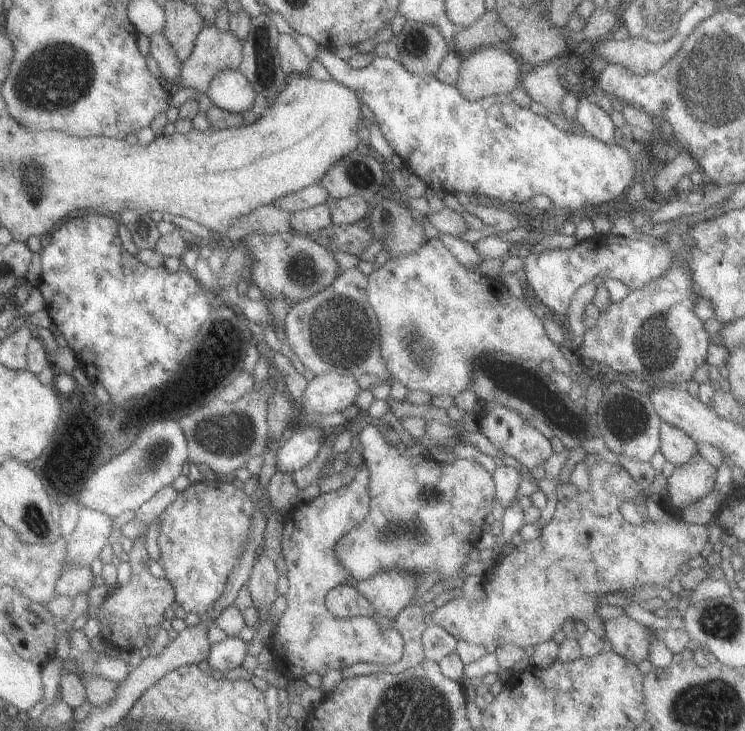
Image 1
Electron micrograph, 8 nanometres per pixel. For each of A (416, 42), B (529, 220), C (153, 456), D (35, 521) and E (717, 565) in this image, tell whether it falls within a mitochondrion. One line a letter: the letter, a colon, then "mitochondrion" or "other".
A: other
B: other
C: mitochondrion
D: mitochondrion
E: other

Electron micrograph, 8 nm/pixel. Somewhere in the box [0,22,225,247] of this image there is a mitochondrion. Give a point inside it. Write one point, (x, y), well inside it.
(65, 72)

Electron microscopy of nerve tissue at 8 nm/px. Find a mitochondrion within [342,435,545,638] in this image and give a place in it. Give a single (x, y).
(411, 528)

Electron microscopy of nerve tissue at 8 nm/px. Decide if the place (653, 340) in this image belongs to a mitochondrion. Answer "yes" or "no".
yes

